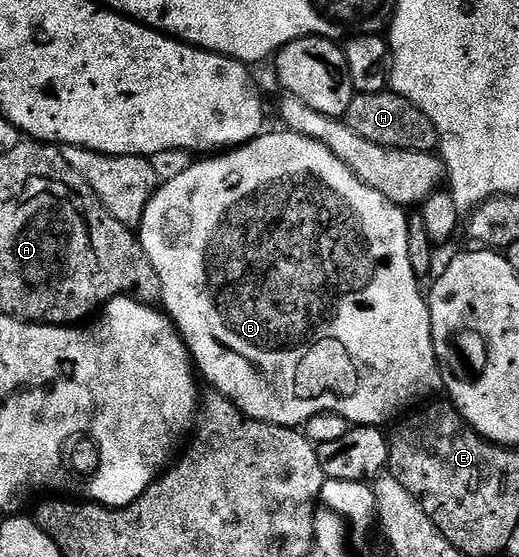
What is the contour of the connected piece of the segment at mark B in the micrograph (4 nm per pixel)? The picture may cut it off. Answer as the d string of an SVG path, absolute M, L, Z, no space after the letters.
M268 131L266 134L258 135L254 140L250 140L248 144L234 150L227 150L222 154L215 154L210 158L200 159L203 160L200 164L199 161L192 163L191 167L183 169L183 172L177 178L160 183L156 187L155 195L151 197L150 202L145 206L143 220L137 225L137 235L139 245L145 250L145 254L155 271L155 277L159 279L159 298L162 311L171 317L172 324L175 325L175 329L183 337L183 342L187 345L187 351L191 354L198 375L202 379L204 376L211 383L208 385L214 391L220 392L225 399L232 400L243 411L244 416L252 420L260 420L266 424L280 424L286 428L299 428L306 425L307 420L313 418L318 412L335 412L339 416L343 416L347 420L348 425L351 426L384 426L383 424L387 423L390 425L396 419L394 416L398 412L404 411L403 413L406 413L408 410L414 409L420 402L431 398L426 398L426 396L433 395L435 391L440 391L441 388L441 373L439 362L435 358L435 343L433 342L433 330L431 329L431 310L428 301L425 299L424 289L423 292L419 289L419 284L421 284L420 277L415 275L413 266L409 266L408 213L403 213L406 211L400 205L389 202L389 198L385 198L385 194L373 190L373 186L362 184L351 173L349 166L345 166L345 162L341 162L341 158L334 156L321 142L317 142L313 138L305 138L296 132L278 131L271 133Z

